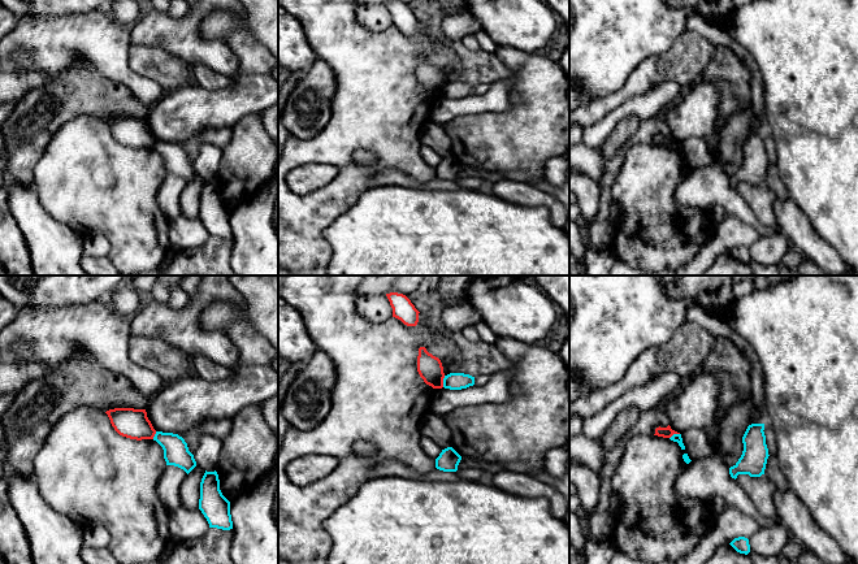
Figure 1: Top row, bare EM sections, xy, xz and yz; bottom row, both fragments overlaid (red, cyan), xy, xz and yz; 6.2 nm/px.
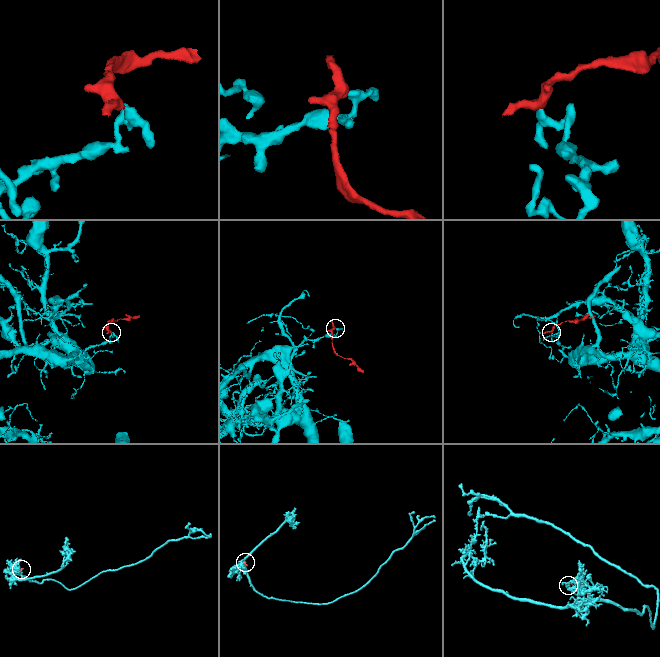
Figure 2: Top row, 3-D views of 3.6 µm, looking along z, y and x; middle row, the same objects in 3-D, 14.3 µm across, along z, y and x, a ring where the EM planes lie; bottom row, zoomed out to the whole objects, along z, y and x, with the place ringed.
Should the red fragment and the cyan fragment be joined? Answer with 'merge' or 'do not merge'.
do not merge

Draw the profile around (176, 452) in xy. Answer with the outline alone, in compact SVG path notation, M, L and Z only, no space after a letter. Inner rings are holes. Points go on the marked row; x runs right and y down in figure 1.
M156 431L153 441L162 447L166 465L178 467L187 474L196 467L196 461L188 451L187 443L178 434Z

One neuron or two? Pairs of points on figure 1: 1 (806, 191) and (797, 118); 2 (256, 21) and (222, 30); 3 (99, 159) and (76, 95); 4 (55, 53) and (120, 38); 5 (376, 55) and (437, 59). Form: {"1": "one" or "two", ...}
{"1": "one", "2": "two", "3": "two", "4": "one", "5": "one"}

